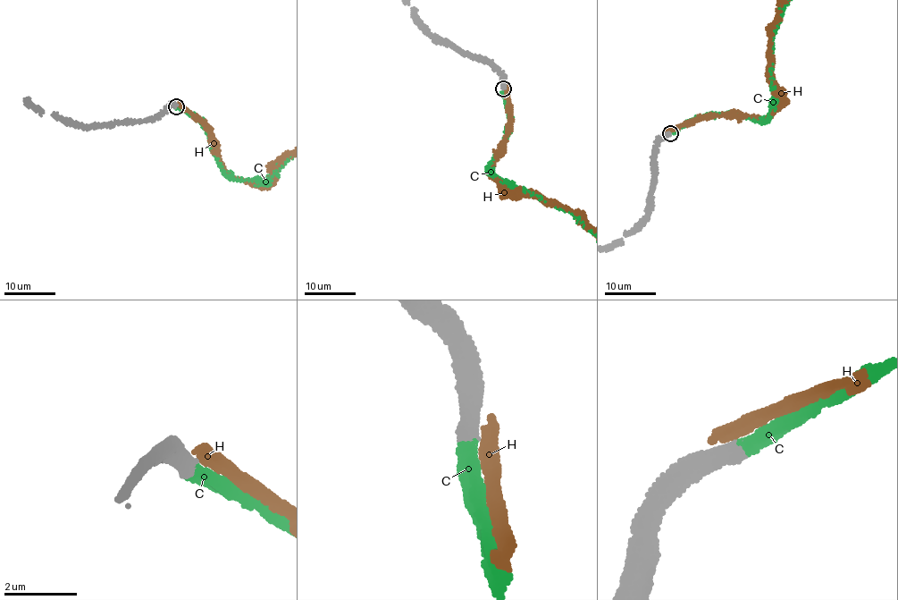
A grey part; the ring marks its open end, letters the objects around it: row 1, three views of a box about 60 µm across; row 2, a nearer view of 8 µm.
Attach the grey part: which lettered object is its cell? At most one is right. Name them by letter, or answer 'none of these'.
C

